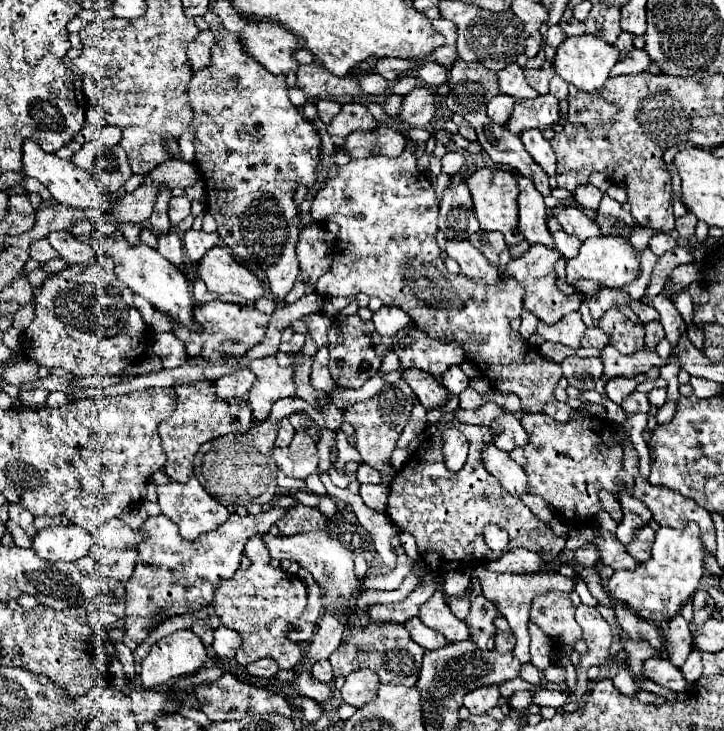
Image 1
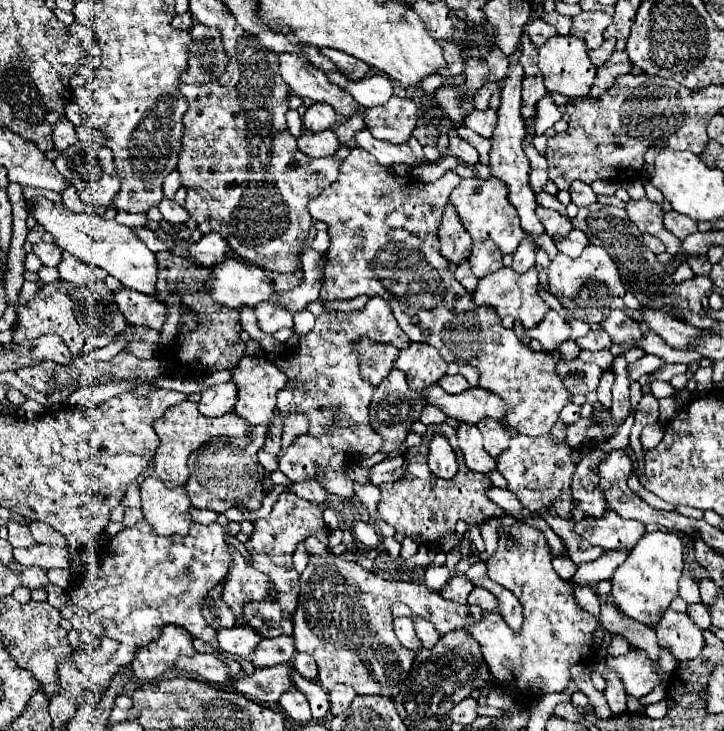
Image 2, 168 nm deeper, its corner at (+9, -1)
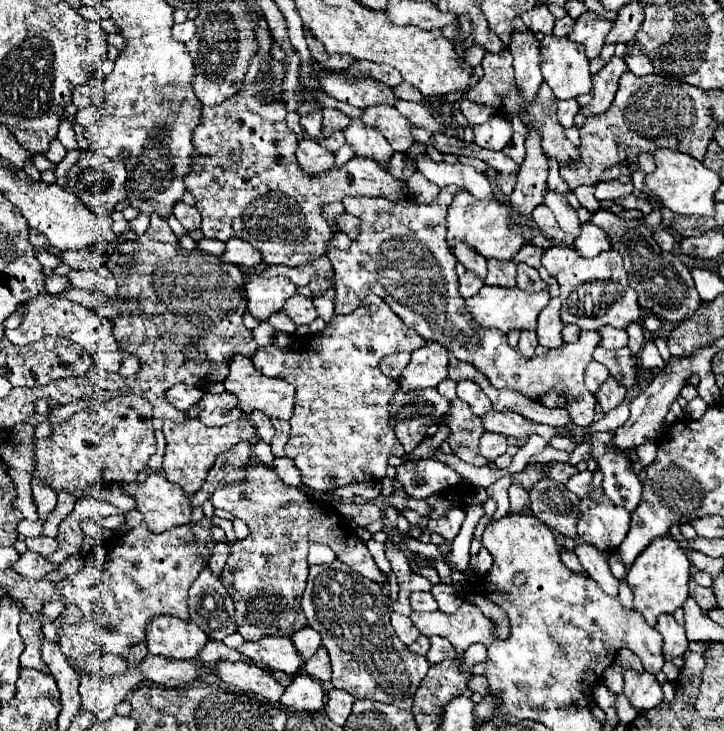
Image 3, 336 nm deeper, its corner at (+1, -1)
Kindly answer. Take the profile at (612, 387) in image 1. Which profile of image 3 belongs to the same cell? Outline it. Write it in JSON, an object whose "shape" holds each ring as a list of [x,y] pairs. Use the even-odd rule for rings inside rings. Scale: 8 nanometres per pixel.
{"shape":[[[606,379],[604,385],[598,389],[598,393],[594,393],[594,395],[596,395],[596,401],[600,403],[602,411],[606,413],[626,399],[626,389],[620,387],[614,379]]]}

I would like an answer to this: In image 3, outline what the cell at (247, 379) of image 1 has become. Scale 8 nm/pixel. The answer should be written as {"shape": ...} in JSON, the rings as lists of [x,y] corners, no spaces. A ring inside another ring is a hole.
{"shape":[[[206,391],[198,401],[198,407],[198,419],[208,427],[224,427],[242,417],[242,411],[238,411],[238,399],[228,393],[212,395]]]}

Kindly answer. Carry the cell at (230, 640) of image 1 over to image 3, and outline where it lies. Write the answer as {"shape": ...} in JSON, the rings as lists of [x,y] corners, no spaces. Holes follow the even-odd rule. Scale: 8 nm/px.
{"shape":[[[270,635],[256,643],[244,643],[240,651],[250,655],[250,659],[254,659],[258,665],[268,665],[288,675],[296,675],[304,665],[304,659],[298,655],[290,637]]]}

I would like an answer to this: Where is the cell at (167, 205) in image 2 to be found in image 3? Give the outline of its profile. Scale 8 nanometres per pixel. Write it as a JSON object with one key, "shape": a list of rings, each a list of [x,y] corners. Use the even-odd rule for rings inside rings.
{"shape":[[[176,203],[174,207],[174,217],[186,227],[186,229],[200,229],[200,223],[202,223],[202,217],[198,215],[198,209],[196,207],[190,207],[186,203]]]}

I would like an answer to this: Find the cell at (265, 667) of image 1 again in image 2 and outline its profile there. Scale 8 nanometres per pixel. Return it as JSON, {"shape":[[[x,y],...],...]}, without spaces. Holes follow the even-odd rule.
{"shape":[[[280,635],[274,639],[262,639],[258,647],[248,655],[254,667],[272,667],[290,661],[294,655],[294,637]]]}

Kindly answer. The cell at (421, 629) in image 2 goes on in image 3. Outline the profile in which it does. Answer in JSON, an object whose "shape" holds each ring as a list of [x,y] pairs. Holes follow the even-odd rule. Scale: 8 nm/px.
{"shape":[[[420,635],[414,643],[408,645],[408,651],[414,651],[418,655],[426,655],[428,653],[428,647],[430,647],[430,639],[426,635]]]}

